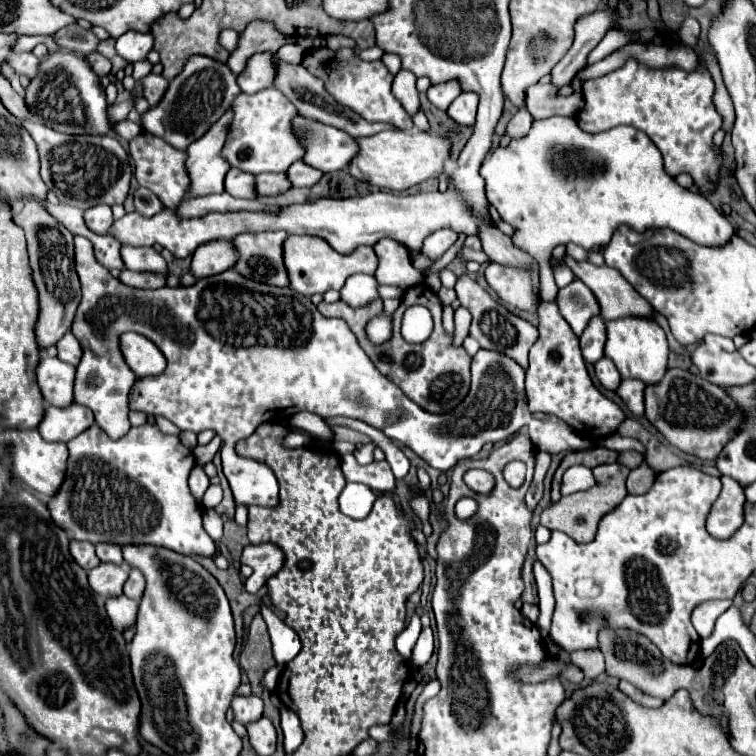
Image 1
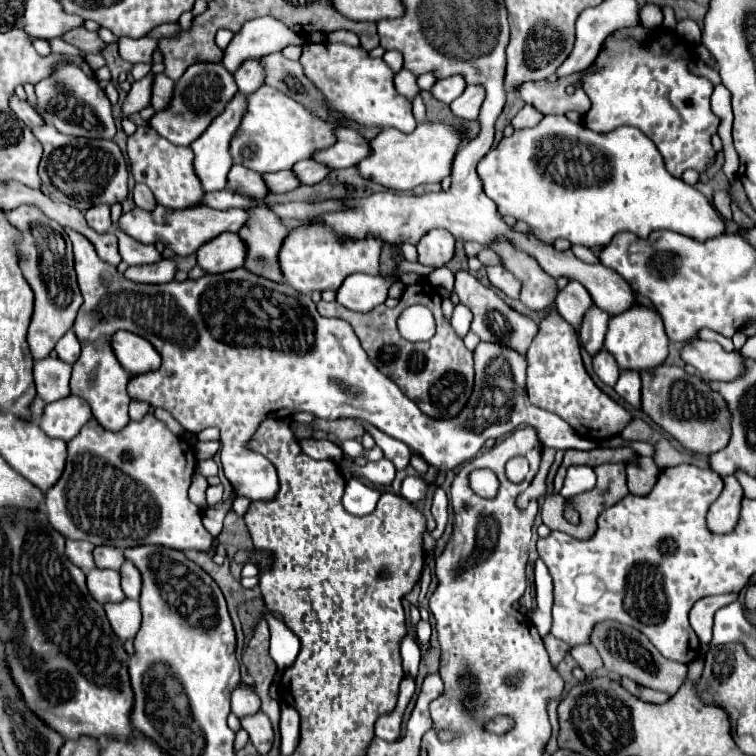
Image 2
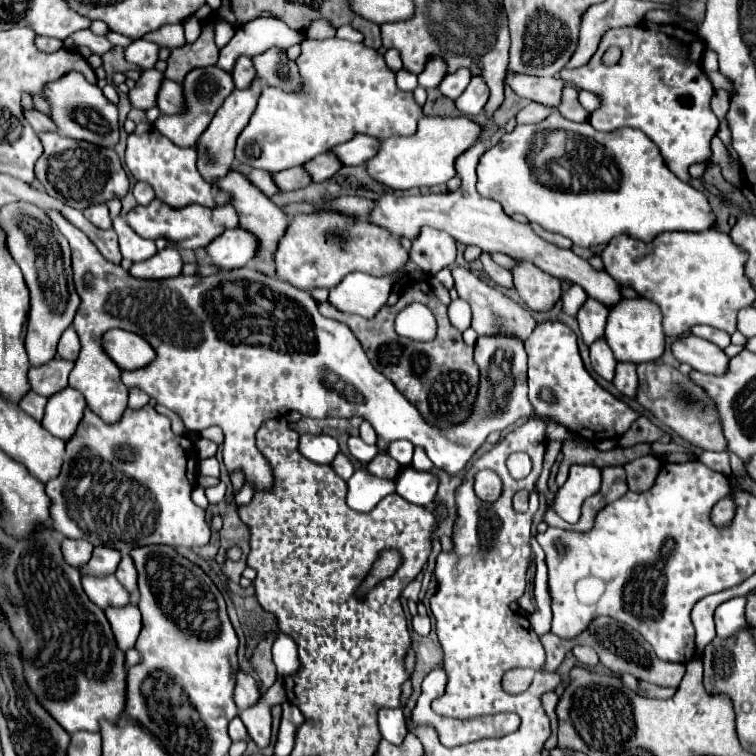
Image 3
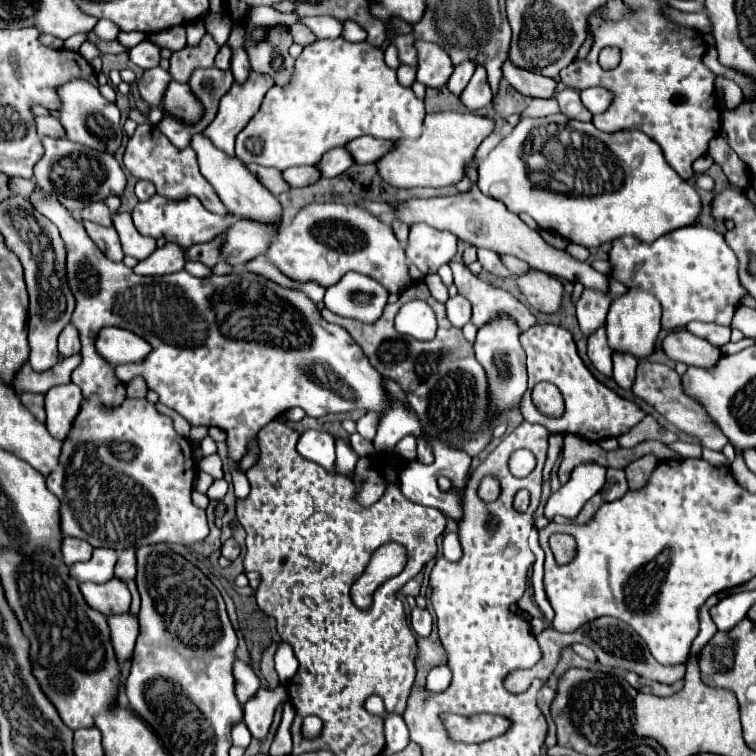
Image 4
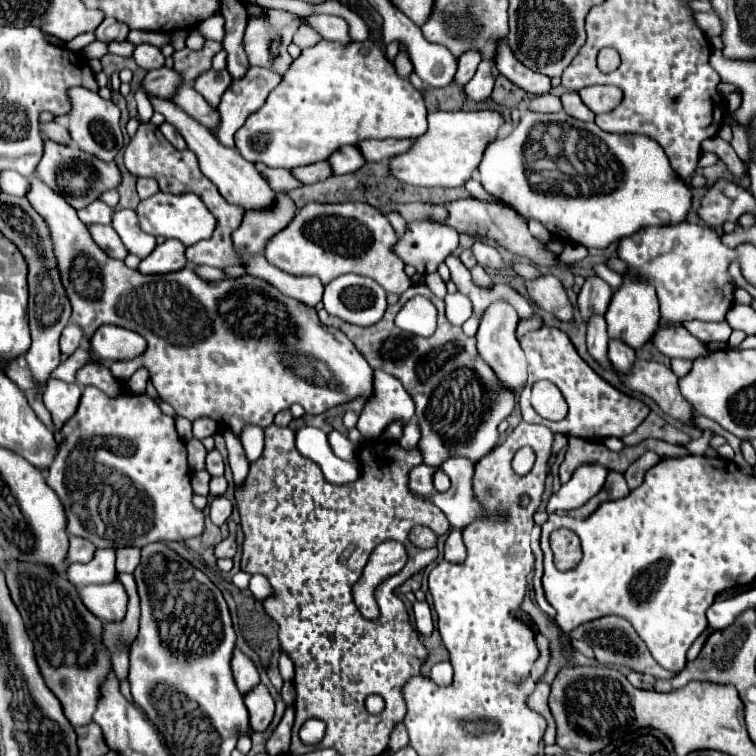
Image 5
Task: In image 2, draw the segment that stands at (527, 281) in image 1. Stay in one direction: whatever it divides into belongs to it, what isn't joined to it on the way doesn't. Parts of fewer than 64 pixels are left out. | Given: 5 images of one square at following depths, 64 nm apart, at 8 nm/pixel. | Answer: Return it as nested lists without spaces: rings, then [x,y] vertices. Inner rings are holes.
[[[486,266],[486,272],[488,272],[488,280],[494,288],[502,290],[512,300],[520,300],[522,282],[512,272],[508,272],[504,266]]]

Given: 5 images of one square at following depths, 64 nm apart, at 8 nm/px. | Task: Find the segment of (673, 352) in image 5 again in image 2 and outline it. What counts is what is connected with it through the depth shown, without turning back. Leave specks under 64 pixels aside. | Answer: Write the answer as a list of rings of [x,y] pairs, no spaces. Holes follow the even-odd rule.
[[[700,338],[682,348],[682,360],[692,364],[706,382],[732,382],[746,372],[740,352],[726,352],[718,342],[704,342]]]

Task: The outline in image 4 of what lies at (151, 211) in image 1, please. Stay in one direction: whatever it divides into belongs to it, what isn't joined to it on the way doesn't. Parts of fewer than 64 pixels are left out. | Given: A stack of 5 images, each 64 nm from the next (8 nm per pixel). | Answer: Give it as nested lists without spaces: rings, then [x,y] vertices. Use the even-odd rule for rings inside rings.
[[[140,180],[140,182],[136,184],[136,196],[138,196],[140,202],[150,200],[154,194],[156,194],[156,190],[154,190],[152,182],[148,182],[148,180]]]

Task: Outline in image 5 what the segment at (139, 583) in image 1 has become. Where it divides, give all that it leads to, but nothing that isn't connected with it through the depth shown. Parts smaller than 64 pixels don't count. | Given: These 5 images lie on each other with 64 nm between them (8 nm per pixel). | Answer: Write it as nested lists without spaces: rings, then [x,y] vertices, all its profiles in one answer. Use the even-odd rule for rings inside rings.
[[[120,548],[116,550],[116,572],[128,572],[132,574],[140,562],[140,550],[138,548]]]

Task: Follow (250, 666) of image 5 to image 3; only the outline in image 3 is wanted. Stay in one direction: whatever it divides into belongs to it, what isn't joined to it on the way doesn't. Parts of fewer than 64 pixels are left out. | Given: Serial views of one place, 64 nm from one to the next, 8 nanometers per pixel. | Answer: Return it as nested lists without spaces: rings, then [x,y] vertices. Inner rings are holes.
[[[238,672],[238,682],[236,682],[236,690],[234,690],[234,702],[236,702],[236,706],[240,710],[242,708],[250,708],[258,700],[260,700],[260,694],[258,694],[258,686],[256,686],[254,678],[250,674]]]

